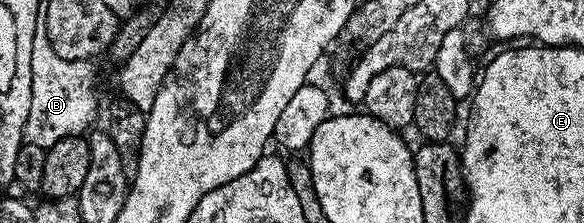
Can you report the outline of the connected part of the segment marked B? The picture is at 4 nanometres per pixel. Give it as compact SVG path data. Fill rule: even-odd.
M46 24L33 31L32 84L33 98L23 130L24 142L48 149L71 135L83 135L97 115L95 66L88 60L62 58L49 41Z

